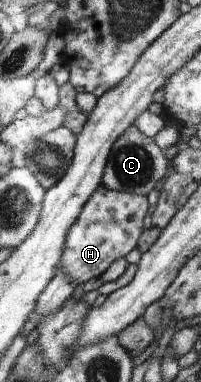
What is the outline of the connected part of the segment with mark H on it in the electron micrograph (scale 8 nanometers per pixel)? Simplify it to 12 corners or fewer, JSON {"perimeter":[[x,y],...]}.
{"perimeter":[[101,185],[59,269],[76,285],[138,247],[147,197]]}

